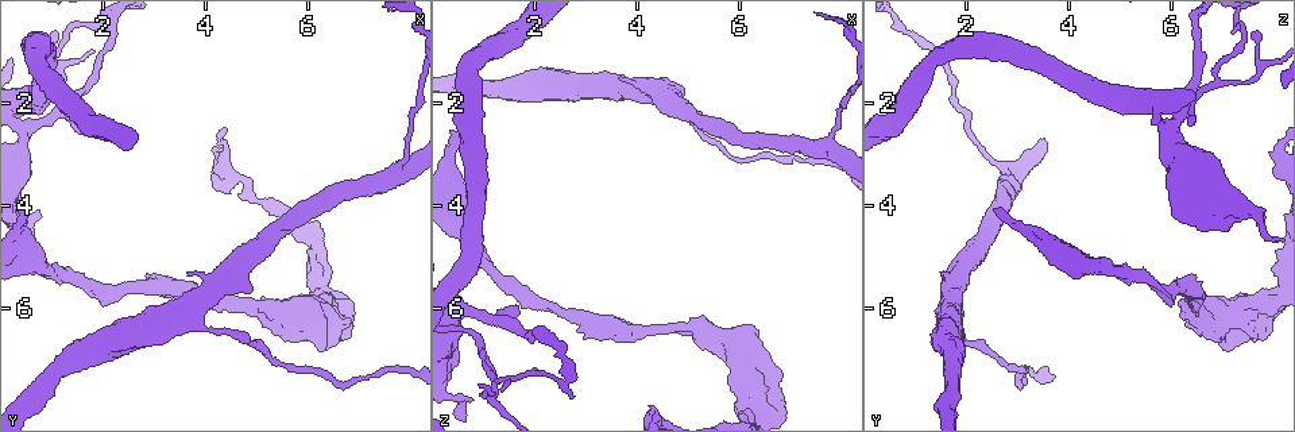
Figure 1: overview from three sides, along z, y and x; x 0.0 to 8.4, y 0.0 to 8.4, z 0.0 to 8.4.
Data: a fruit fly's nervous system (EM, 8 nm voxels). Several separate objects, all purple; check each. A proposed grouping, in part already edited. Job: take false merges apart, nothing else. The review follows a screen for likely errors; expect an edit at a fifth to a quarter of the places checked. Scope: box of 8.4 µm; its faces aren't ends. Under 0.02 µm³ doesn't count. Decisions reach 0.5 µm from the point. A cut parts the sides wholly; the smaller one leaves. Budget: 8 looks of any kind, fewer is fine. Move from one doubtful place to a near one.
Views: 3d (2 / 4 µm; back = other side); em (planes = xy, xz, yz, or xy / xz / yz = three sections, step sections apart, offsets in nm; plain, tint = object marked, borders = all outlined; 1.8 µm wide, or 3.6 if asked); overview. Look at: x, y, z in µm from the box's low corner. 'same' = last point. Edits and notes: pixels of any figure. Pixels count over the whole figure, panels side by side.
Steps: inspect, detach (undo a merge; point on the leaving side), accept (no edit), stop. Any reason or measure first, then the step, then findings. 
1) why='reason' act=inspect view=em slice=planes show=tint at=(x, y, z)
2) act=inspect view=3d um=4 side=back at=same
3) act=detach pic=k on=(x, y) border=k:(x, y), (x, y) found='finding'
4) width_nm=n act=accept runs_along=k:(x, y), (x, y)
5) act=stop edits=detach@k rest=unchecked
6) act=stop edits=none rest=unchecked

why='branch point' act=inspect view=em slice=planes show=tint at=(1.00, 1.55, 6.85)

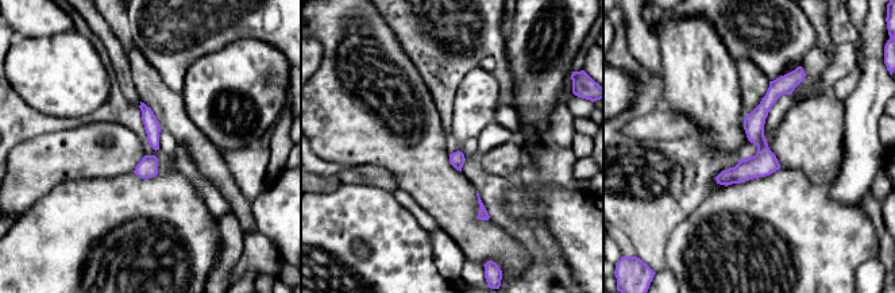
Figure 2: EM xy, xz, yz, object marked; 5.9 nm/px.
width_nm=90 act=detach pic=2 on=(764, 162) found='a second neuron is stuck on'

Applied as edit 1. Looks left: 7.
why='narrows sharply' act=inspect view=3d um=2 at=(4.55, 5.90, 6.40)

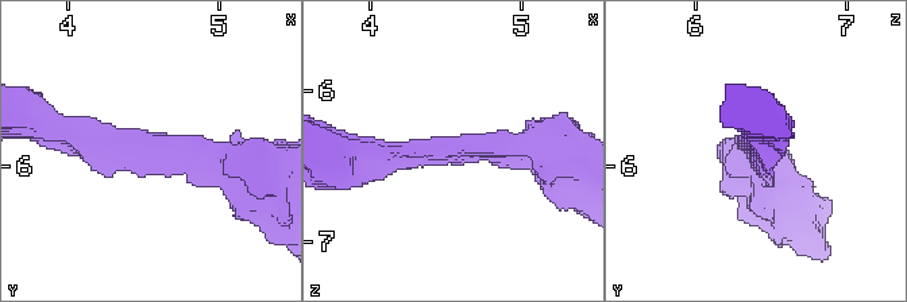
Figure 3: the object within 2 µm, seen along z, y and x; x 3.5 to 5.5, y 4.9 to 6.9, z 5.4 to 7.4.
arm_widths_nm=160,380 act=inspect view=em slice=planes show=tint at=(4.58, 5.92, 6.42)

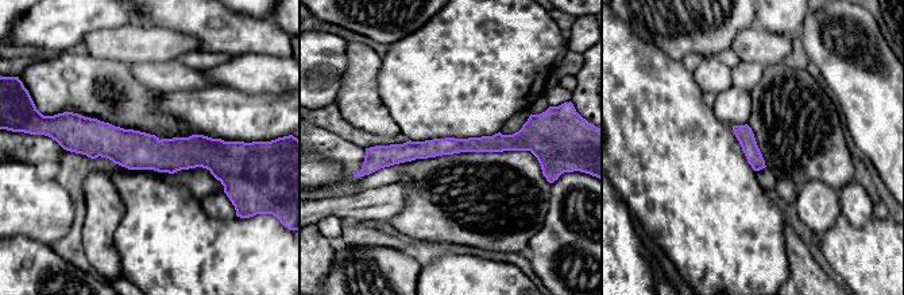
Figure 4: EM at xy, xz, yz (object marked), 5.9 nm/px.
act=accept runs_along=4:(68, 142), (230, 155) found='continuous, no second neuron'

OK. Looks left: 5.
why='sharp bend' act=inspect view=em um=3.6 slice=planes show=tint at=(6.30, 5.90, 7.70)

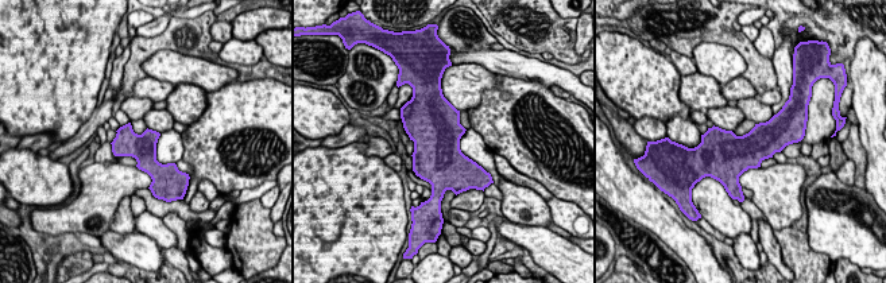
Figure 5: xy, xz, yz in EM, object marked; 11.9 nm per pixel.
act=accept found='all the same neuron'

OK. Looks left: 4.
act=stop edits=detach@2 rest=unchecked

